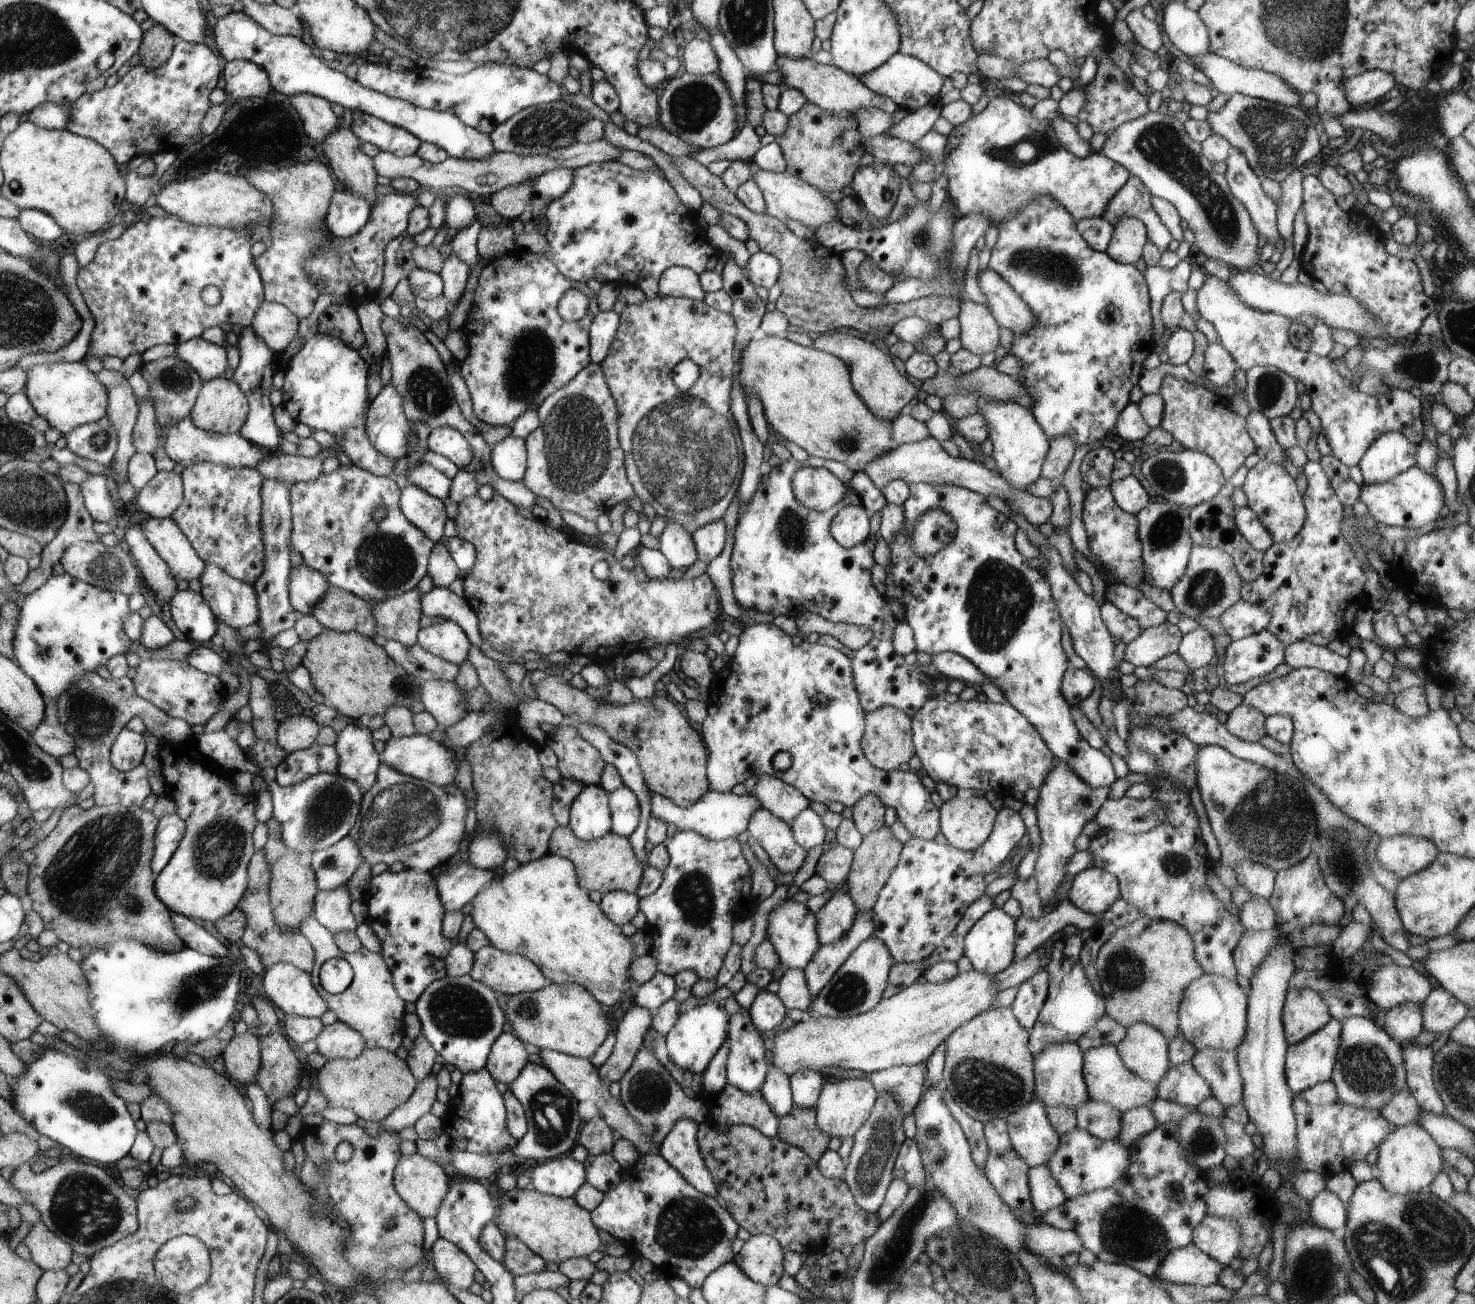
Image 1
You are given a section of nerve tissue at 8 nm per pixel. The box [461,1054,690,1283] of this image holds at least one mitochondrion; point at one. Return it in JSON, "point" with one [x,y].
{"point":[550,1114]}

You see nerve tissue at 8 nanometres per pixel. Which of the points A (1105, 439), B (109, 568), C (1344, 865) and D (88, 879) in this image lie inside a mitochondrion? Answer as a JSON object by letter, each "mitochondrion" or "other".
{"A":"other","B":"mitochondrion","C":"mitochondrion","D":"mitochondrion"}

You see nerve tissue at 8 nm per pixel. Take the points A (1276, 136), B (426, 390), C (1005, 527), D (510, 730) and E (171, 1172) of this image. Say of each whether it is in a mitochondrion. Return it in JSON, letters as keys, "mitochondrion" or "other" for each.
{"A":"mitochondrion","B":"mitochondrion","C":"other","D":"other","E":"other"}

